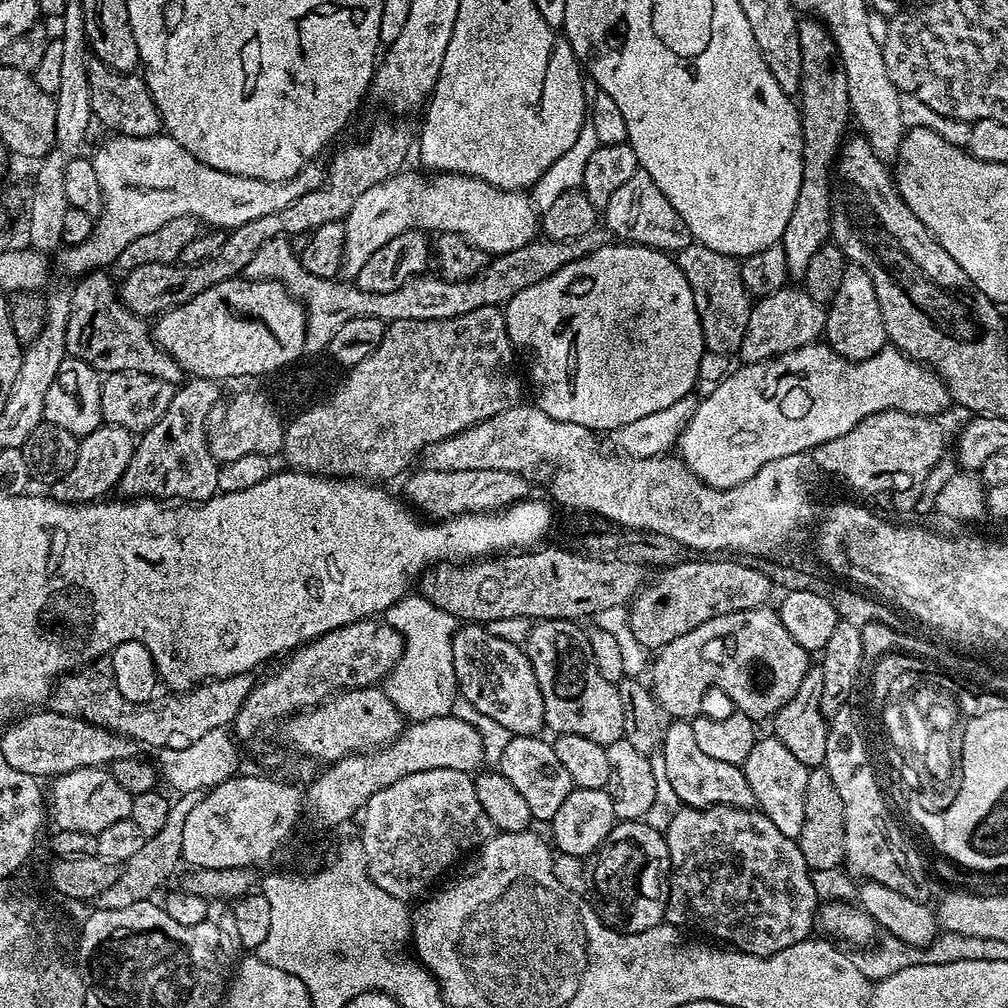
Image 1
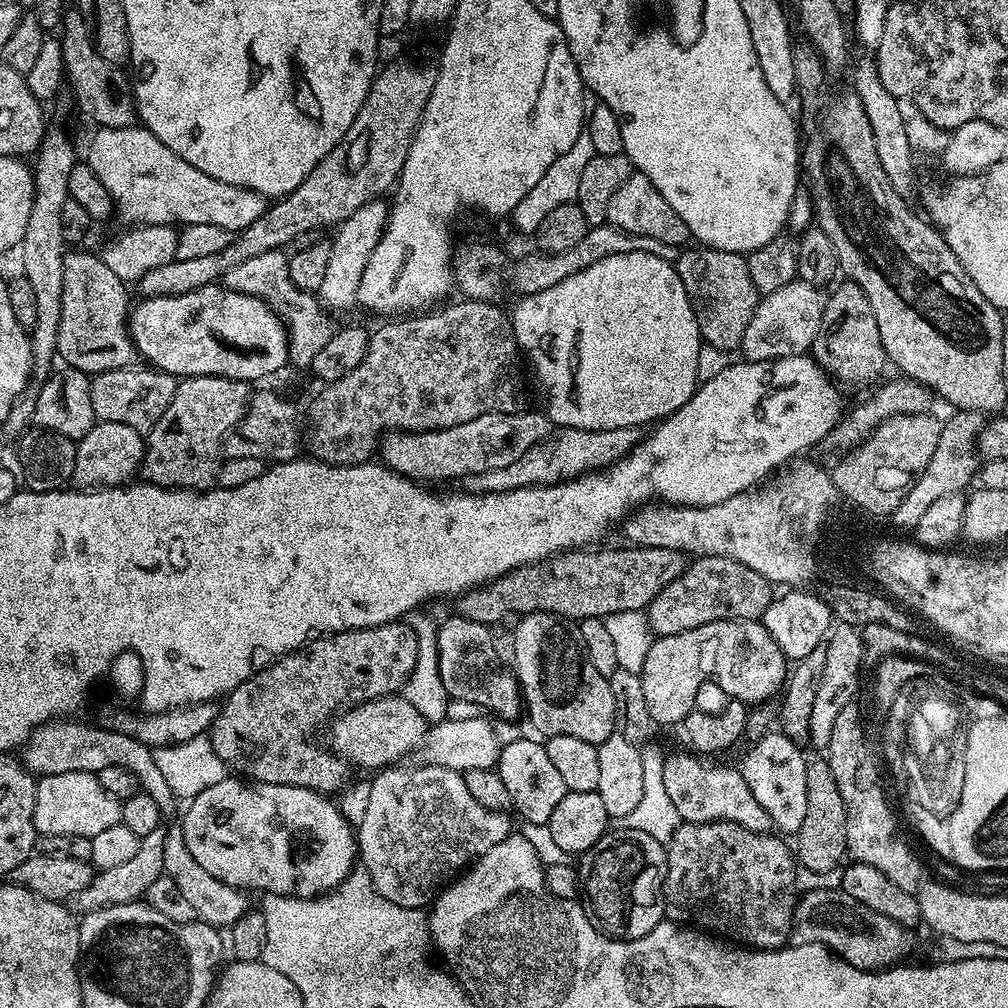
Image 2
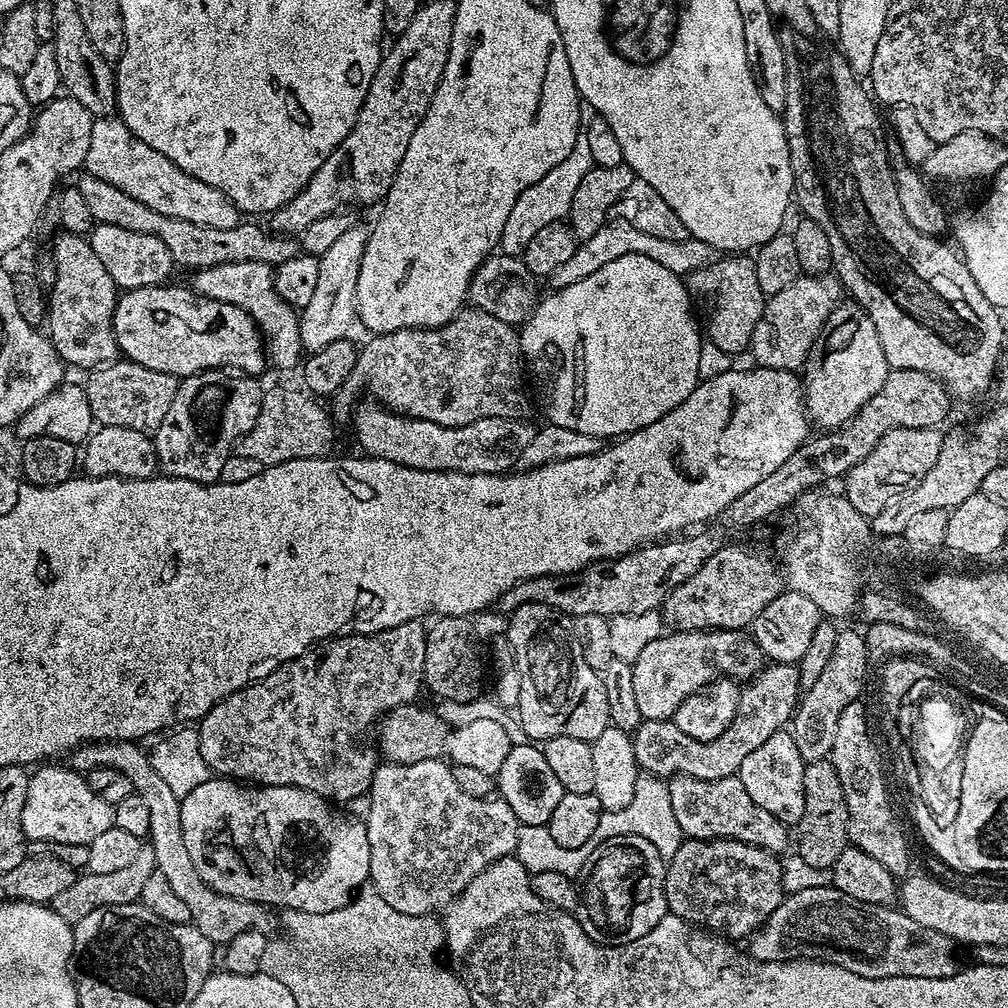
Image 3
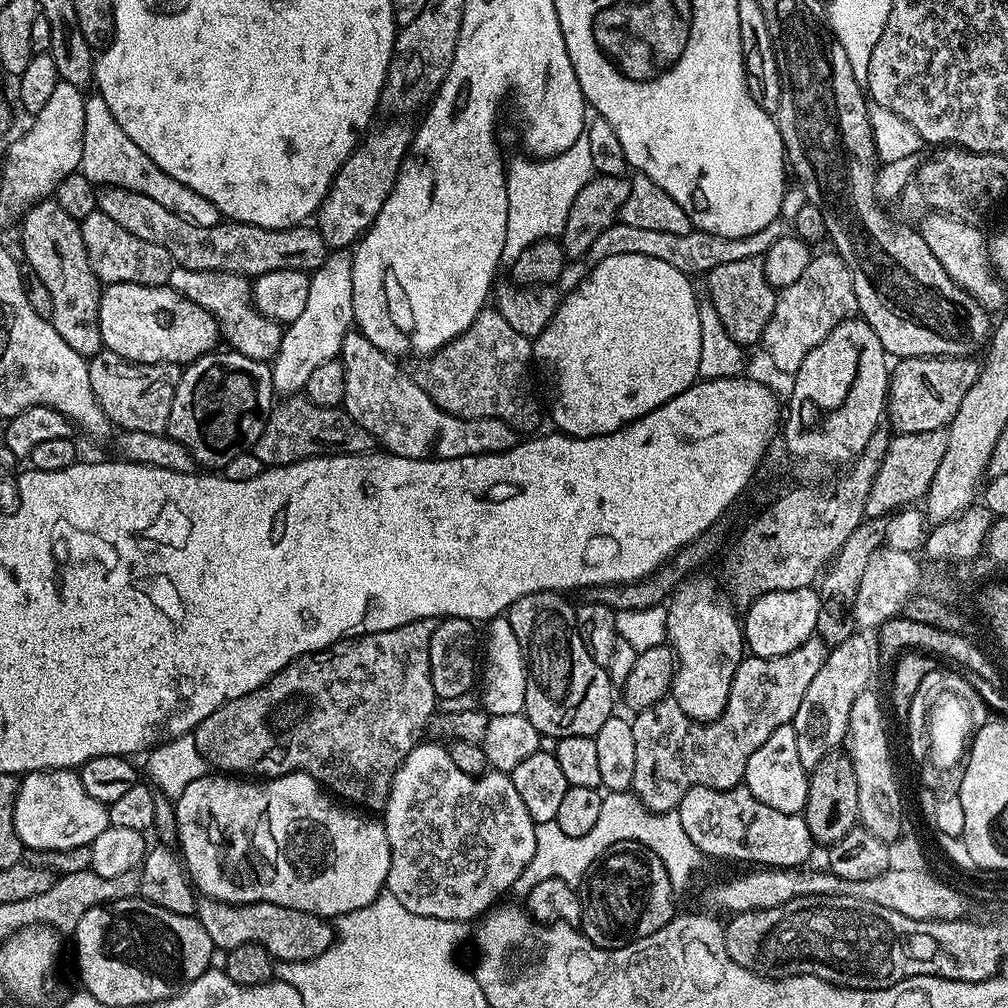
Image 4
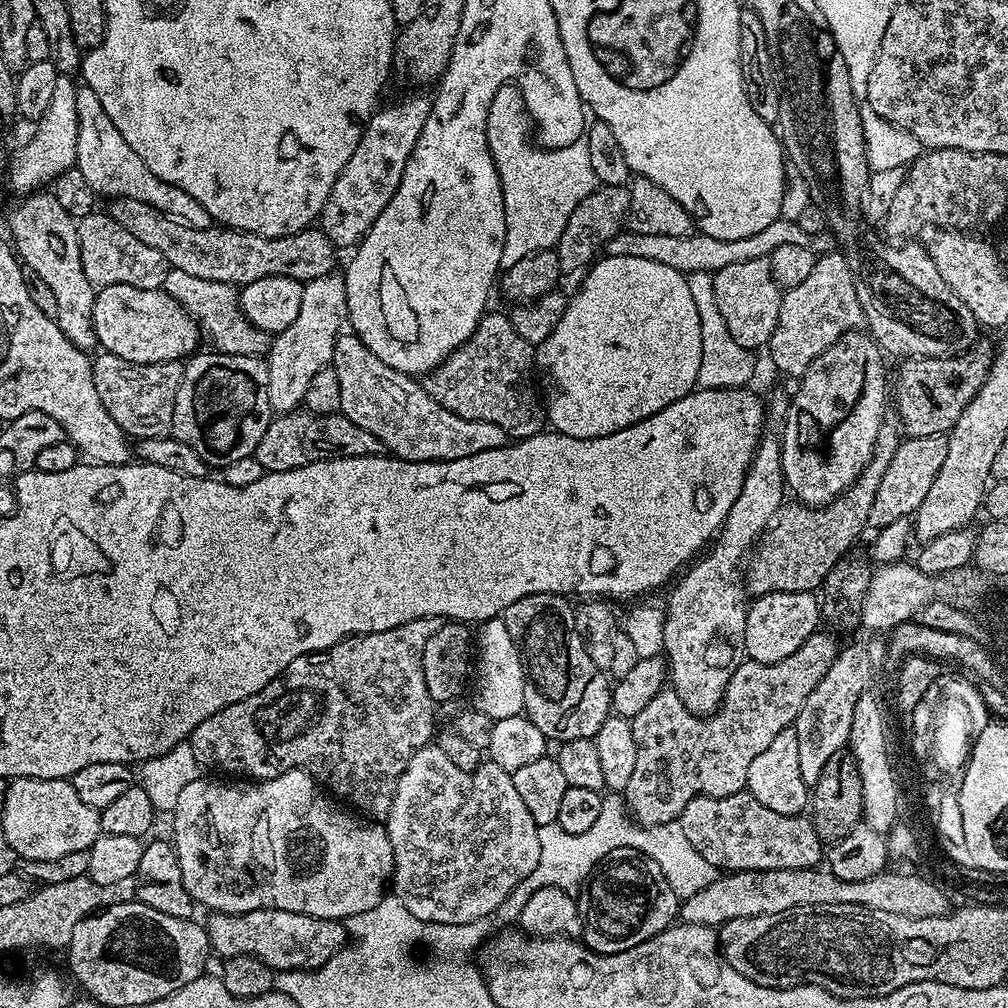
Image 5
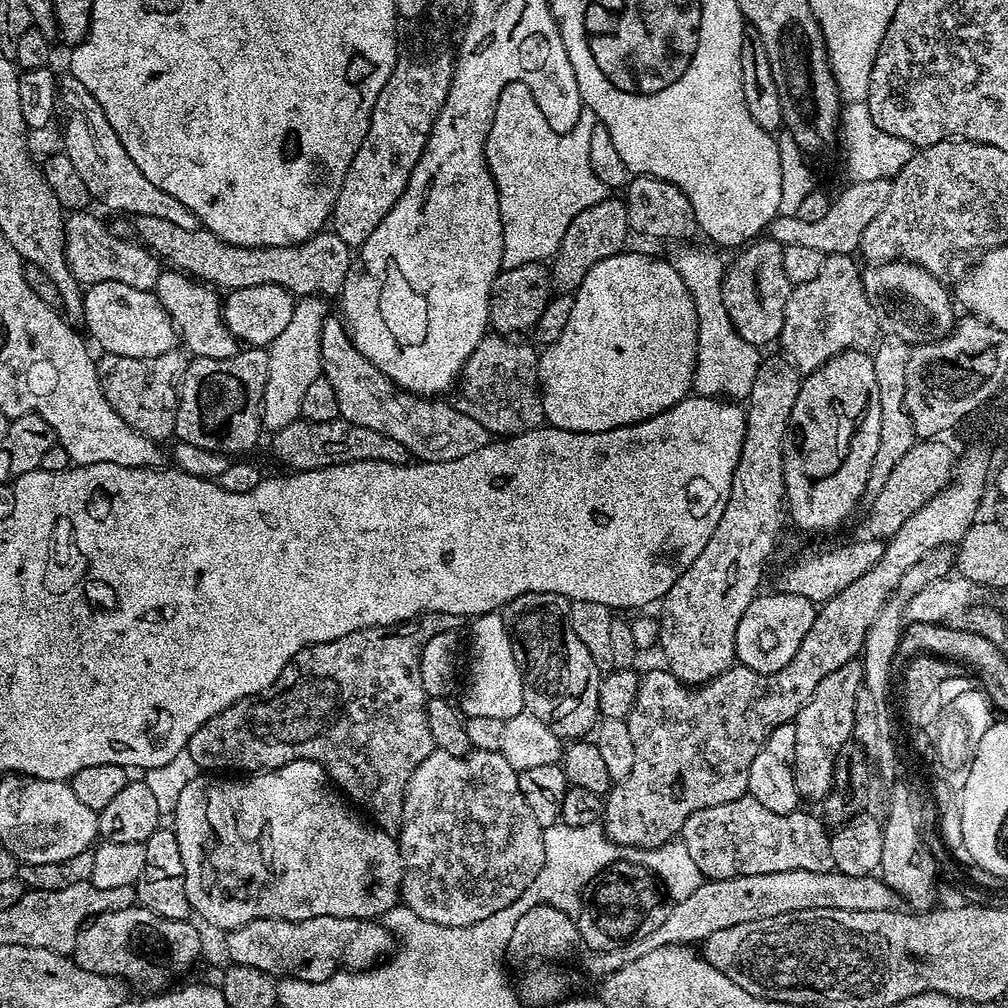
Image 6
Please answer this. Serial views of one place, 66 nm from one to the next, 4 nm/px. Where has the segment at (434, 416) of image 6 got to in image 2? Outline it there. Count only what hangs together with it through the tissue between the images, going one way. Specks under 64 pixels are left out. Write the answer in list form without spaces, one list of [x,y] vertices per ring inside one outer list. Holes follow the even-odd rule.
[[[543,411],[491,412],[458,426],[439,428],[433,432],[389,431],[381,439],[378,456],[387,467],[400,476],[417,482],[456,480],[477,476],[502,466],[510,466],[526,450],[550,435],[550,421]]]

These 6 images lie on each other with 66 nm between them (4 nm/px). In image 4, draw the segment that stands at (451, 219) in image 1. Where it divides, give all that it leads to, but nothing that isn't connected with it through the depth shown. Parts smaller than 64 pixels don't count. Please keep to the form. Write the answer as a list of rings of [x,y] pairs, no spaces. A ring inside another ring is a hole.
[[[332,250],[325,255],[320,268],[311,273],[310,294],[302,314],[283,331],[278,345],[278,360],[271,365],[272,387],[280,394],[296,394],[310,382],[310,374],[322,362],[337,359],[346,334],[353,327],[352,318],[352,252]]]

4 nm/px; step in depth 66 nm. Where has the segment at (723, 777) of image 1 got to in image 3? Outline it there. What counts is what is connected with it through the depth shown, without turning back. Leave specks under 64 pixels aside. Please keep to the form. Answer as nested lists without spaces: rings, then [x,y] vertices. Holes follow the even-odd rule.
[[[678,775],[671,777],[667,785],[674,815],[685,837],[694,840],[737,840],[777,854],[783,853],[788,844],[789,825],[762,810],[762,806],[746,794],[746,786],[742,786],[739,775],[721,780]]]

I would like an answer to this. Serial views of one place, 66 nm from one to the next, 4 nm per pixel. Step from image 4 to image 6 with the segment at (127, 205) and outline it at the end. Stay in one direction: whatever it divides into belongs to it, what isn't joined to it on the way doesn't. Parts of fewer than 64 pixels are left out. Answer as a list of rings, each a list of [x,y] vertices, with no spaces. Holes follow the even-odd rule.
[[[149,216],[135,217],[134,224],[137,232],[135,235],[156,256],[166,262],[169,260],[172,263],[169,265],[188,276],[220,290],[269,284],[282,286],[296,298],[339,297],[348,277],[348,269],[354,263],[353,249],[330,230],[321,230],[301,244],[251,248],[222,242],[222,238],[218,238],[203,226],[194,230],[182,230],[182,226],[174,226],[174,222]]]

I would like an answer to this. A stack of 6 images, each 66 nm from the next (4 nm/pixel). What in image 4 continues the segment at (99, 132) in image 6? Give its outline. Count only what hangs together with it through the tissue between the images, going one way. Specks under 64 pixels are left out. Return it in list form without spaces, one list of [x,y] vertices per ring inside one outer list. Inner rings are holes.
[[[101,95],[87,97],[85,112],[85,146],[80,168],[92,185],[117,184],[131,192],[146,194],[146,198],[154,198],[154,202],[159,202],[166,206],[166,210],[186,218],[186,222],[194,222],[194,226],[209,228],[218,223],[218,211],[211,201],[161,170],[149,156],[138,150],[138,146],[134,146],[134,142],[130,142],[130,138],[126,138],[126,130],[118,126],[114,114],[110,114]]]

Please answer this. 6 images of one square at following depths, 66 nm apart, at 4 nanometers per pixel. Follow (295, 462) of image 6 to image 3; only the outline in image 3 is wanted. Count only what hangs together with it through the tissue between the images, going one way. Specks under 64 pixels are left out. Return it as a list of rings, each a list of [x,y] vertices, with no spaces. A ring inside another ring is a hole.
[[[268,388],[262,398],[262,410],[258,410],[258,422],[241,438],[238,445],[239,455],[255,458],[266,466],[281,464],[291,460],[305,460],[315,456],[327,456],[336,444],[336,424],[332,416],[323,408],[319,399],[313,398],[307,391],[296,388]]]

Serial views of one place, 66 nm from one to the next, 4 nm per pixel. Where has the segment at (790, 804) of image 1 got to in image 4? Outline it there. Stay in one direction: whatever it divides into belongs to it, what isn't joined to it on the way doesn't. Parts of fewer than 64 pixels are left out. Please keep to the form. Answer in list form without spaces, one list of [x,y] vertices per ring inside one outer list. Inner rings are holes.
[[[791,724],[778,726],[778,730],[774,730],[774,734],[770,734],[770,738],[766,738],[766,742],[762,742],[762,746],[758,746],[758,750],[754,750],[754,754],[750,754],[750,762],[746,762],[743,787],[748,788],[750,794],[754,794],[754,798],[758,798],[758,802],[766,802],[766,806],[780,810],[782,814],[795,816],[803,813],[808,793],[808,772],[802,766],[802,758],[798,758],[798,738],[794,734]]]

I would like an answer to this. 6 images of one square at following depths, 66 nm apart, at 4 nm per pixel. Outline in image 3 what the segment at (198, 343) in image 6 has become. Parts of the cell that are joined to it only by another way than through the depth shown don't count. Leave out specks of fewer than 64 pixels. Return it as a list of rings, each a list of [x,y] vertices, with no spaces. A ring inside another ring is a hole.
[[[230,262],[213,268],[201,268],[190,281],[191,287],[201,296],[230,302],[251,314],[266,337],[266,348],[270,360],[280,368],[292,368],[301,363],[300,318],[297,309],[291,308],[276,293],[274,272],[262,262]]]

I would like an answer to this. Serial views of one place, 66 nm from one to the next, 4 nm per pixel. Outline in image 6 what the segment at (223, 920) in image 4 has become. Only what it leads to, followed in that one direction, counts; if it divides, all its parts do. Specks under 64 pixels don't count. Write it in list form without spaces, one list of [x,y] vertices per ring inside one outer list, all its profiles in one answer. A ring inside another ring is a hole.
[[[319,916],[305,920],[275,920],[262,918],[250,922],[241,928],[231,929],[224,940],[224,952],[231,963],[242,966],[254,966],[254,970],[262,970],[277,978],[295,978],[302,982],[322,982],[334,973],[348,969],[363,972],[365,968],[374,968],[393,951],[394,937],[383,923],[375,919],[355,920],[341,916]]]

